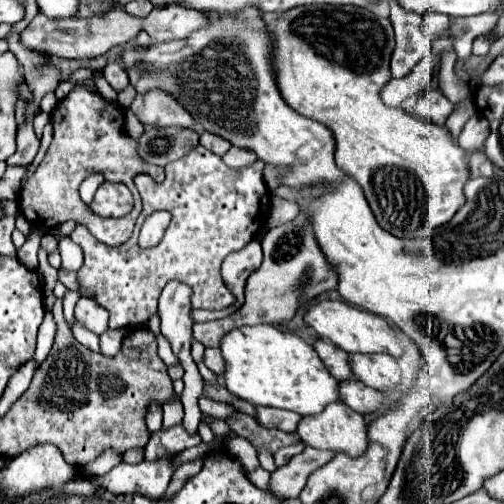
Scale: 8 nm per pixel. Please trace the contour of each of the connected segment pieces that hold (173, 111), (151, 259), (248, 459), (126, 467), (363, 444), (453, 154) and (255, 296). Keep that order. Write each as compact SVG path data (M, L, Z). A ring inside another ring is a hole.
M151 90L145 94L137 94L131 102L133 114L143 120L153 120L157 126L177 126L177 128L193 128L191 114L165 90Z
M199 144L185 158L175 160L165 166L167 178L163 184L155 184L147 174L139 174L135 178L137 190L145 194L145 202L143 202L143 212L137 218L135 232L129 238L129 242L125 242L121 246L107 246L107 244L99 242L97 238L93 238L93 234L83 224L79 224L71 232L71 240L75 244L79 244L85 254L85 262L83 262L81 270L77 272L79 284L83 286L81 294L83 296L93 294L95 300L103 308L107 308L107 312L111 314L109 328L133 328L137 324L145 324L157 312L157 298L161 296L161 290L165 288L165 284L169 280L185 282L193 290L193 308L223 310L235 302L233 294L227 290L227 286L221 280L221 264L227 258L227 254L245 248L253 240L253 236L260 232L268 218L270 197L265 182L263 182L263 168L265 168L265 162L261 162L261 160L257 160L253 166L245 166L241 170L227 168L217 154L209 152L207 148L203 148ZM155 210L169 210L173 214L173 218L171 218L171 224L169 224L161 244L155 248L143 250L137 244L137 236L139 236L143 220Z
M236 437L226 447L229 453L241 461L246 470L251 471L260 466L257 451L247 439Z
M175 454L159 458L155 462L143 460L141 464L121 462L117 468L103 476L87 476L95 486L109 492L139 492L149 498L161 498L173 476Z
M333 402L329 404L321 414L313 414L313 416L305 416L297 428L297 434L301 438L301 442L305 446L317 448L317 450L331 450L331 452L343 452L351 458L361 456L367 450L367 424L365 418L351 410L347 404L343 402Z
M313 4L313 6L299 6L299 8L291 8L289 12L281 12L281 14L265 14L265 24L267 28L271 30L273 34L273 42L275 42L275 58L273 58L273 66L275 66L275 72L277 72L277 84L279 84L279 90L283 94L283 100L299 114L303 116L309 116L325 126L329 126L335 134L335 140L337 140L337 152L335 152L335 160L337 164L351 176L355 178L363 190L365 190L365 198L379 222L381 228L385 228L387 232L391 232L393 236L397 238L427 238L431 234L433 228L441 226L441 224L447 224L453 214L465 204L465 194L463 194L463 186L465 182L469 180L469 168L467 168L467 154L461 150L461 146L455 144L451 132L445 128L445 126L439 126L435 122L429 122L425 118L417 118L417 116L411 116L409 112L405 112L403 108L389 108L383 104L381 100L381 90L383 86L391 80L391 74L389 74L389 58L391 58L391 52L395 48L395 36L393 36L393 26L387 18L381 18L381 24L379 24L379 16L375 16L371 10L365 10L365 8L357 8L357 6L331 6L331 4Z
M299 214L293 222L285 226L271 228L263 236L261 246L263 246L263 264L247 280L245 304L241 306L241 310L237 310L235 314L223 320L193 324L193 340L201 342L205 348L219 346L225 332L247 324L285 324L301 308L303 292L305 292L305 304L307 304L315 296L329 292L337 286L337 274L329 268L321 248L317 246L309 218L305 214Z

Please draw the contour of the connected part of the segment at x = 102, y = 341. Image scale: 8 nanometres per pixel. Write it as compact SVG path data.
M107 330L101 338L99 338L99 346L101 346L101 352L105 356L115 356L121 348L121 340L127 332L125 330Z

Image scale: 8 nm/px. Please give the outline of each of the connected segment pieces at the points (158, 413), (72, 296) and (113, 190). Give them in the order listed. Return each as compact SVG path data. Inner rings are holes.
M153 406L149 410L149 414L147 414L147 428L149 428L151 434L161 428L161 420L163 420L163 410L157 408L157 406Z
M65 292L65 296L63 296L63 306L65 306L65 318L67 318L67 322L73 322L73 308L75 308L75 302L79 300L79 294L77 292Z
M103 182L89 208L93 214L103 216L103 218L119 218L131 212L133 206L133 196L127 190L125 184L113 184L113 182Z

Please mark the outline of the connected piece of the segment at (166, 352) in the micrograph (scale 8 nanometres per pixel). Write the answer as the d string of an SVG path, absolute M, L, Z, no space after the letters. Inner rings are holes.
M163 334L157 336L157 344L159 344L159 358L161 358L167 366L175 366L175 364L179 364L177 356L173 354L173 350L171 350L171 346L169 346L169 342L167 342L167 338L165 338Z

